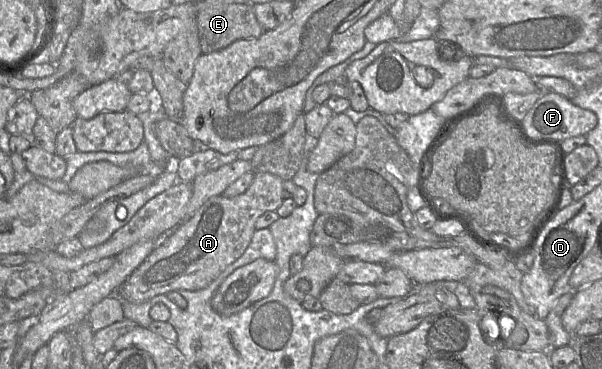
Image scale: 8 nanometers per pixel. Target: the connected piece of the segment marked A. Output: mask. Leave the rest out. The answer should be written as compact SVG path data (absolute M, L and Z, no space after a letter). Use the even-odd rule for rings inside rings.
M263 172L256 173L248 189L240 195L209 198L191 217L162 238L119 287L117 294L132 303L143 303L158 294L207 287L244 253L256 230L257 219L266 211L278 209L283 201L283 190L283 179Z

